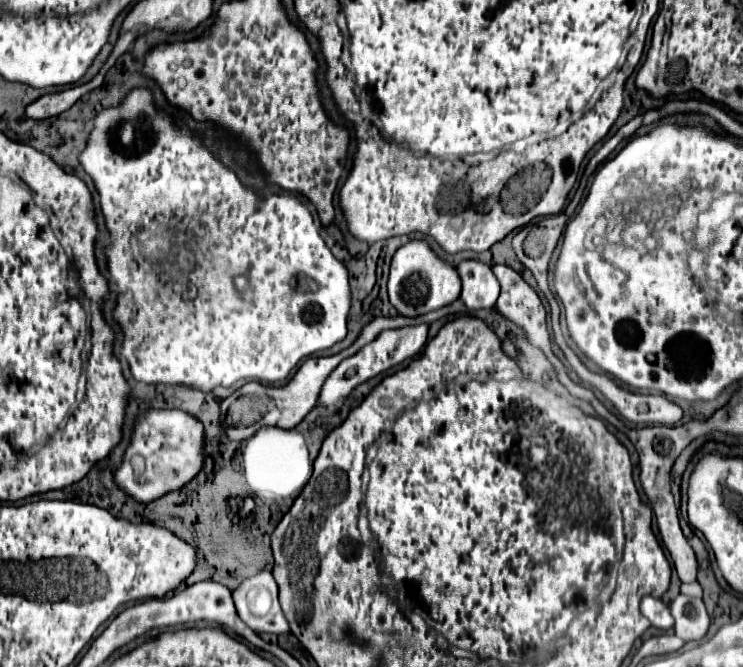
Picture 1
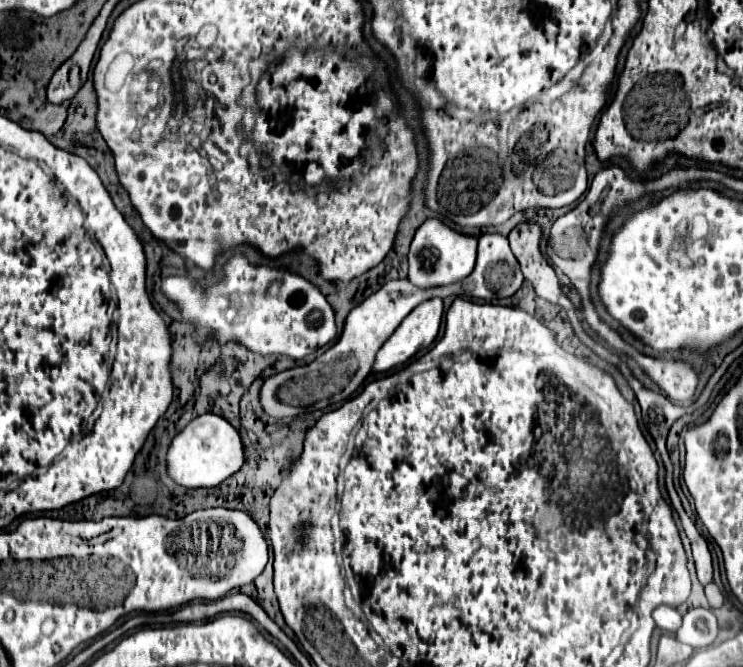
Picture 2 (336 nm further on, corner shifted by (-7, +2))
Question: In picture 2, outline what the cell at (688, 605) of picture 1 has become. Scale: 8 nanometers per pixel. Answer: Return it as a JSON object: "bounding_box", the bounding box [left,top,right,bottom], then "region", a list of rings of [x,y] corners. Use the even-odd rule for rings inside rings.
{"bounding_box":[677,609,717,649],"region":[[[691,609],[683,615],[683,625],[677,631],[677,639],[699,649],[707,647],[717,637],[717,619],[711,609]]]}

